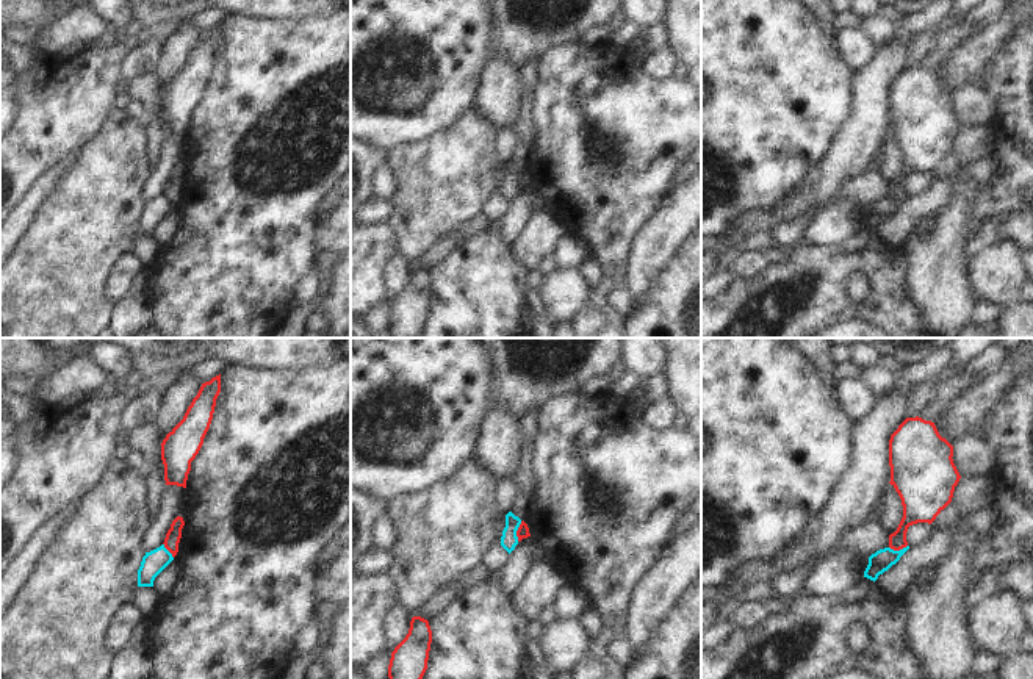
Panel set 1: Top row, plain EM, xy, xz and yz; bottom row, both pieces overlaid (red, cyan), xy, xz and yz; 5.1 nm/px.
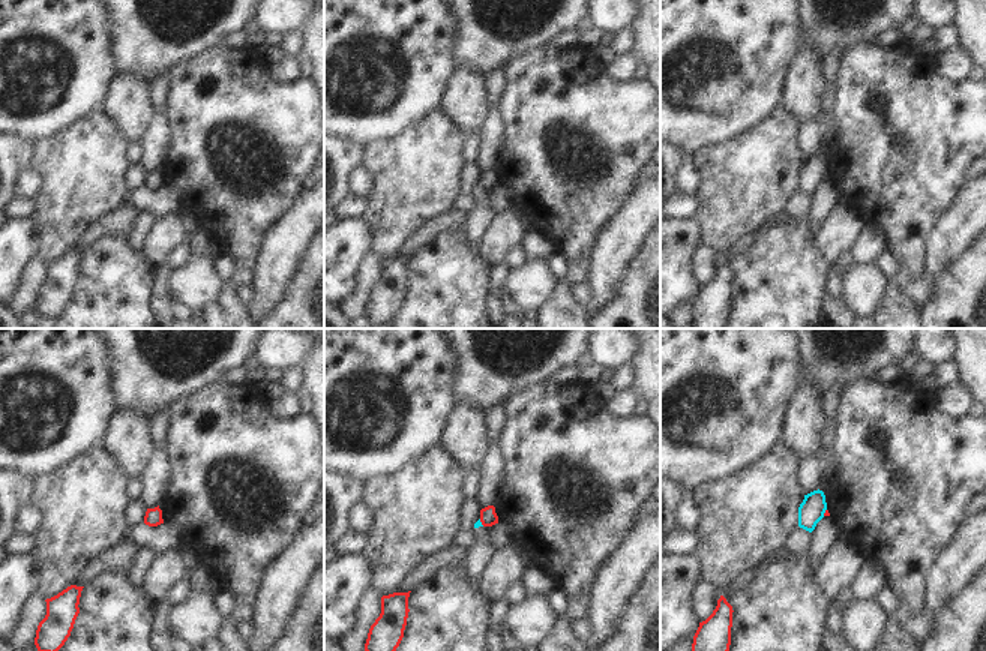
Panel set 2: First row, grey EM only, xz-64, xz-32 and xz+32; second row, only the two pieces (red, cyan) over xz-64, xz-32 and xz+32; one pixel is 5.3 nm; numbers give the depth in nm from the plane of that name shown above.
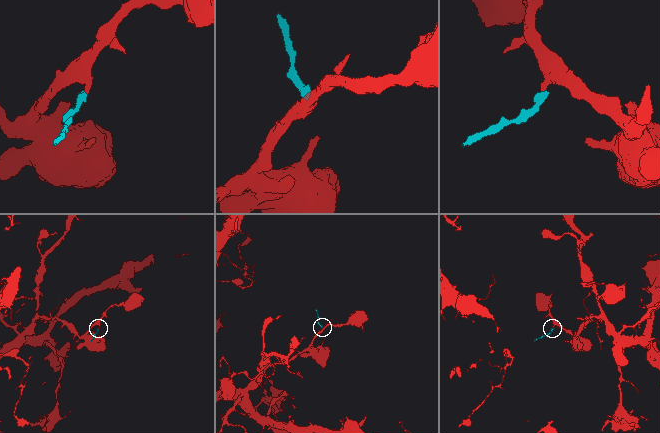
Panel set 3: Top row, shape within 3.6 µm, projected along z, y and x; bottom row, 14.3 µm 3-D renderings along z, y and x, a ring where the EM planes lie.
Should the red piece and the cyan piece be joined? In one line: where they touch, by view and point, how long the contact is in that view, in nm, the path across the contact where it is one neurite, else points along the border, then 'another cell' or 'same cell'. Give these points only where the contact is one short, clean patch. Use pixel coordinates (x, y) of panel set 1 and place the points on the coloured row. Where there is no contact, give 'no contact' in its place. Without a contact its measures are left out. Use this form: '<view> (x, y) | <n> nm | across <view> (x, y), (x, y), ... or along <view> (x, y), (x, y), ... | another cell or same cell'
xz (517, 531) | 110 nm | along xz (521, 521), (517, 540) | another cell

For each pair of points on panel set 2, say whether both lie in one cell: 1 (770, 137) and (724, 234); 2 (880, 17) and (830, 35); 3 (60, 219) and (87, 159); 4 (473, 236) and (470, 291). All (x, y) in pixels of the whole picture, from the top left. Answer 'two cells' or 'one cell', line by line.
1: one cell
2: one cell
3: one cell
4: two cells

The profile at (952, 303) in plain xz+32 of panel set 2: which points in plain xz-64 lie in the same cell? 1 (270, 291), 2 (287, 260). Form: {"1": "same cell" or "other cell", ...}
{"1": "other cell", "2": "other cell"}

